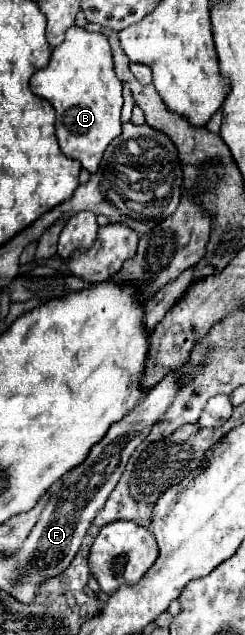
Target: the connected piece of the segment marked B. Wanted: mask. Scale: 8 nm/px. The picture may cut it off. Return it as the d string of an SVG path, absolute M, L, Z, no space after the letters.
M70 27L64 43L52 51L50 65L32 75L30 87L52 103L56 111L56 137L64 155L78 159L86 171L94 173L106 147L122 133L122 83L114 73L106 35Z

